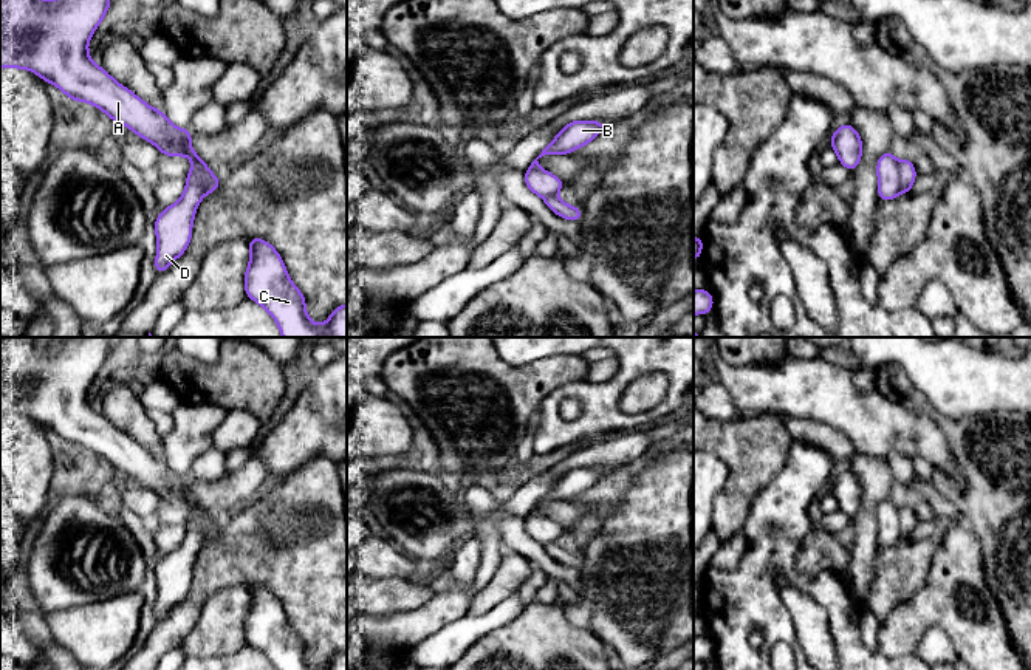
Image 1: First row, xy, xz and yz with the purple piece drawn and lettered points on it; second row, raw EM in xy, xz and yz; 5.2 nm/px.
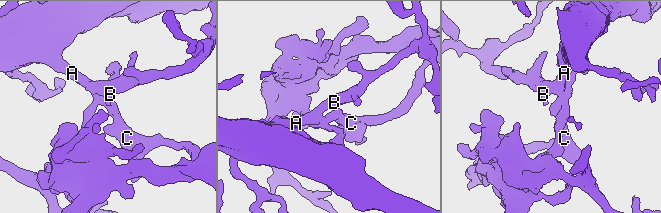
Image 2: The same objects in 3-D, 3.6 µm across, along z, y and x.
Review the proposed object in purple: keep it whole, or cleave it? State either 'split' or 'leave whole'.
split

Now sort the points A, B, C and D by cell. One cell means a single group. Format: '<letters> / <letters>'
A B C / D

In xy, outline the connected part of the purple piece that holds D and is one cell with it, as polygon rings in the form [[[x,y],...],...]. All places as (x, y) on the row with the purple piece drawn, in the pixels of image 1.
[[[206,164],[200,172],[189,173],[183,197],[156,215],[156,275],[163,274],[181,254],[184,254],[190,243],[192,223],[197,207],[204,195],[204,175],[207,169],[209,166]]]

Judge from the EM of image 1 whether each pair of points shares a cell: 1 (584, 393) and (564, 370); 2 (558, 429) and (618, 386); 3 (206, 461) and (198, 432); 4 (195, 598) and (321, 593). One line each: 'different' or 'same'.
1: different
2: same
3: different
4: same

